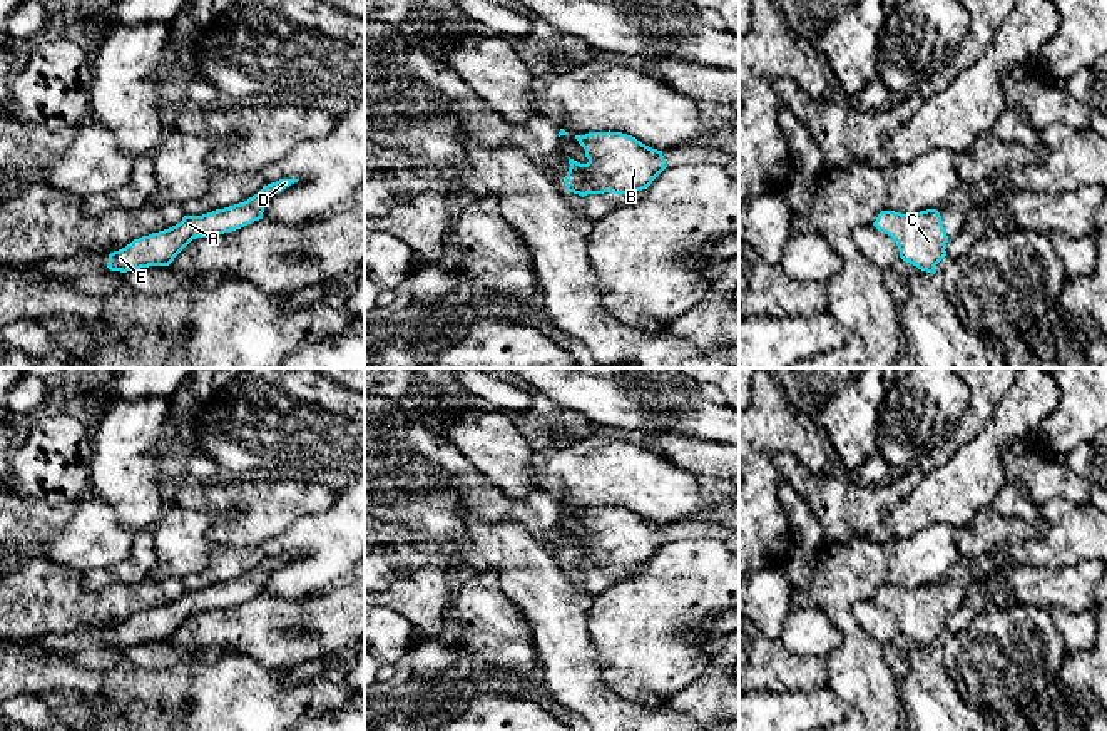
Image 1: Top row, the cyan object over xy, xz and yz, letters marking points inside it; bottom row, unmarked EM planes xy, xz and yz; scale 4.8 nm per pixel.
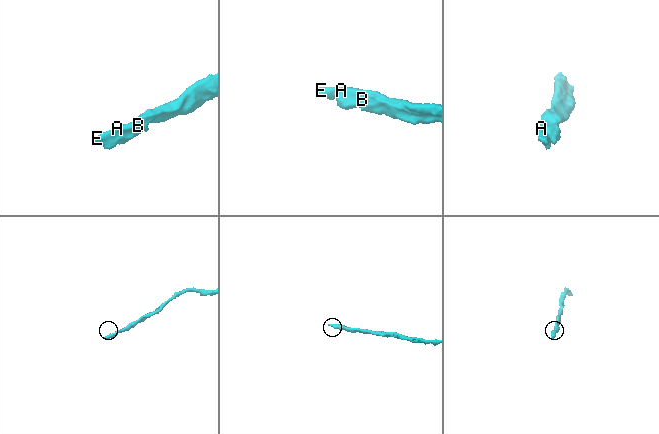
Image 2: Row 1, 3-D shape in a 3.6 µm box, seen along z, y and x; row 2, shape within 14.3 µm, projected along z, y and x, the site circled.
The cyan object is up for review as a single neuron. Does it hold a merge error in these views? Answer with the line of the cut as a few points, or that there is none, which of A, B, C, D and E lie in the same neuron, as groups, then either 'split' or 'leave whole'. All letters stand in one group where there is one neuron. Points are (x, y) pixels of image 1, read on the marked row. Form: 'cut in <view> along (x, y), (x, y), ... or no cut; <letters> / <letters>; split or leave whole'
no cut; A B C D E; leave whole

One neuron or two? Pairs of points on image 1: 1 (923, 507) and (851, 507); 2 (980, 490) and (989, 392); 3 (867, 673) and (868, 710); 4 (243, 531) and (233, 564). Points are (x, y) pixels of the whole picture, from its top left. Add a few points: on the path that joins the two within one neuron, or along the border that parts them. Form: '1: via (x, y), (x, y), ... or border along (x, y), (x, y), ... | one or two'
1: border along (912, 490), (883, 517), (892, 539) | two
2: border along (1007, 390), (994, 415), (957, 450) | two
3: via (867, 681), (868, 701) | one
4: border along (278, 534), (241, 549) | two

